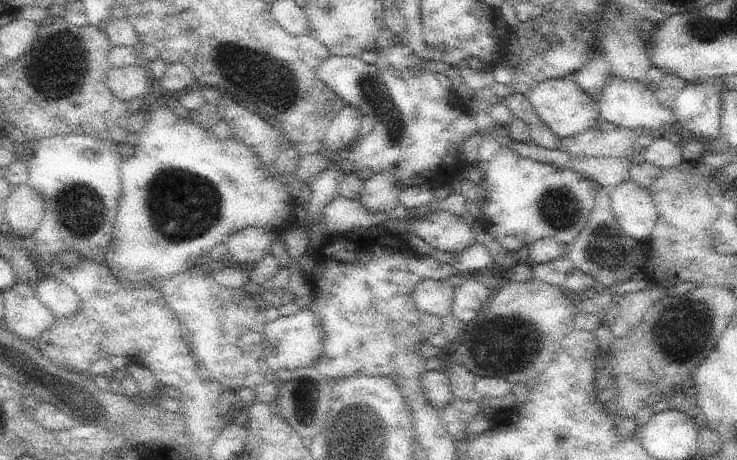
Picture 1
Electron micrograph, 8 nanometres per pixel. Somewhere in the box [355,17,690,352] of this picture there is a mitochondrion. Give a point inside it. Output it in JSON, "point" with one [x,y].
{"point":[607,246]}

